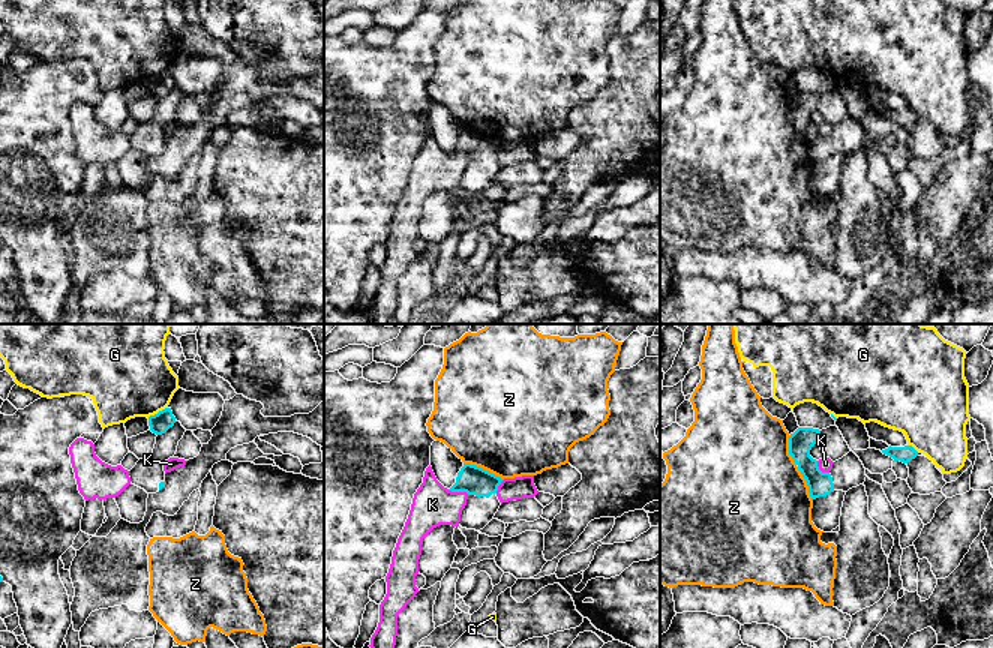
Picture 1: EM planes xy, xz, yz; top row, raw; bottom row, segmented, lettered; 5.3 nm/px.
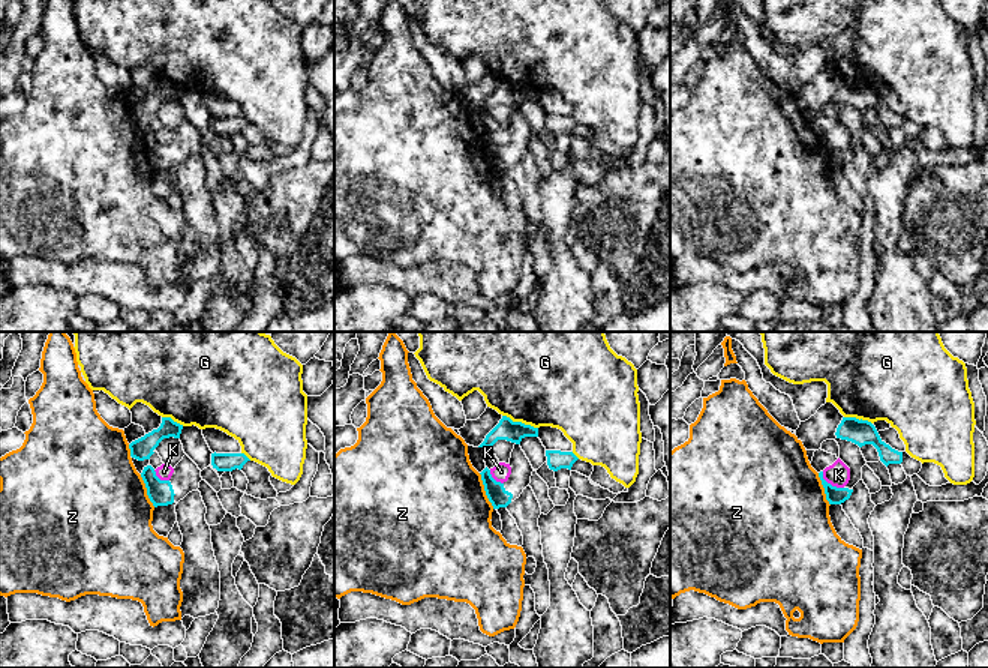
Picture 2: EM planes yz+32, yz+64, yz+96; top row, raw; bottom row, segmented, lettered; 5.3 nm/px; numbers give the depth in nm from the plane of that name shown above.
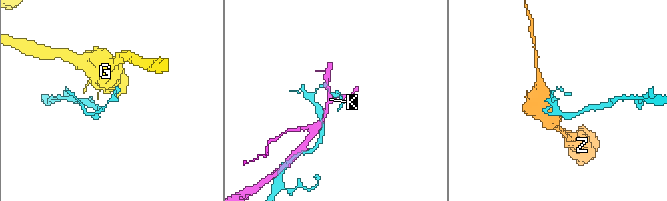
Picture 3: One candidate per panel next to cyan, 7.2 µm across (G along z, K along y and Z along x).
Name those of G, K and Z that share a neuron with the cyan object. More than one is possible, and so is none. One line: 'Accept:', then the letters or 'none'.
Accept: none

